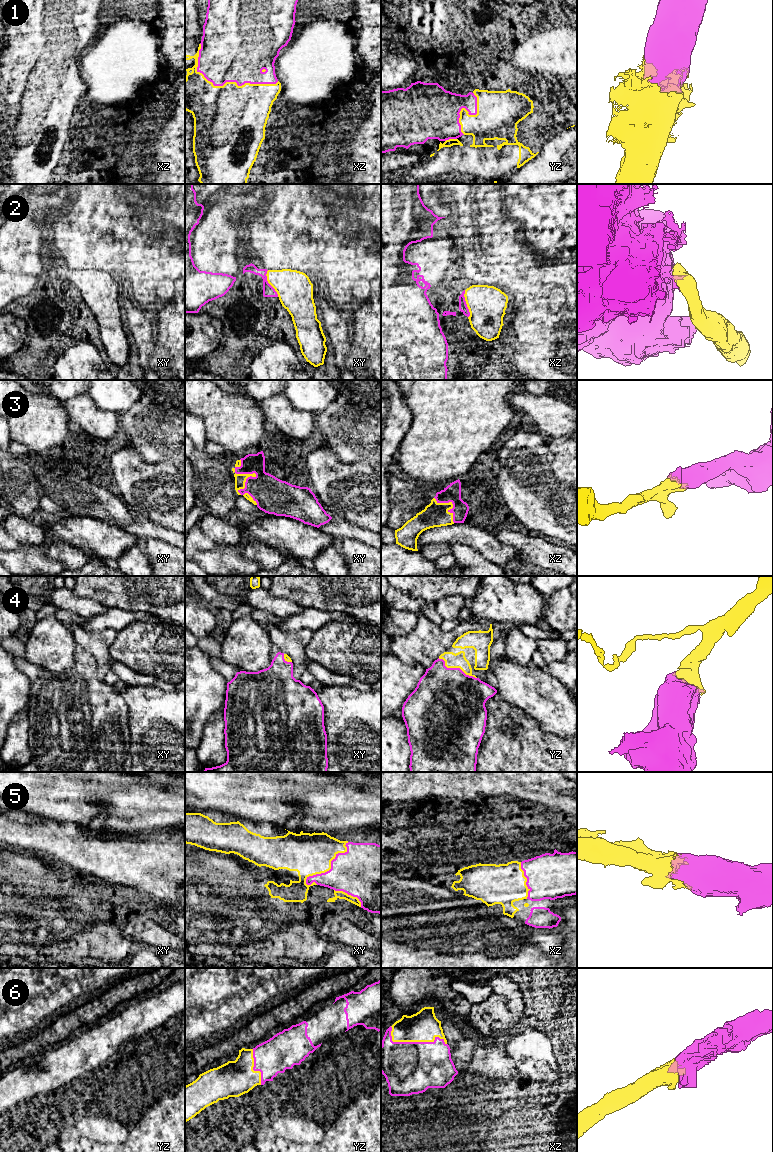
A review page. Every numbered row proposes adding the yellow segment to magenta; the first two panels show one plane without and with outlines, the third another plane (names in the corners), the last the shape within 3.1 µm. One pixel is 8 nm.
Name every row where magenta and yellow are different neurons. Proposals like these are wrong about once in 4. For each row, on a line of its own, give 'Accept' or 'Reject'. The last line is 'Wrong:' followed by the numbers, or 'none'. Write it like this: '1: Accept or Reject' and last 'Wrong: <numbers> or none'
1: Accept
2: Reject
3: Accept
4: Accept
5: Accept
6: Accept
Wrong: 2

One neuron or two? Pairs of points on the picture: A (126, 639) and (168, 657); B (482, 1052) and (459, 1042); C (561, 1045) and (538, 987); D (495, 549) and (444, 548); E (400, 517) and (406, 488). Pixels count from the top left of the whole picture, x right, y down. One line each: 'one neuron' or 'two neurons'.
A: one neuron
B: two neurons
C: one neuron
D: two neurons
E: one neuron

